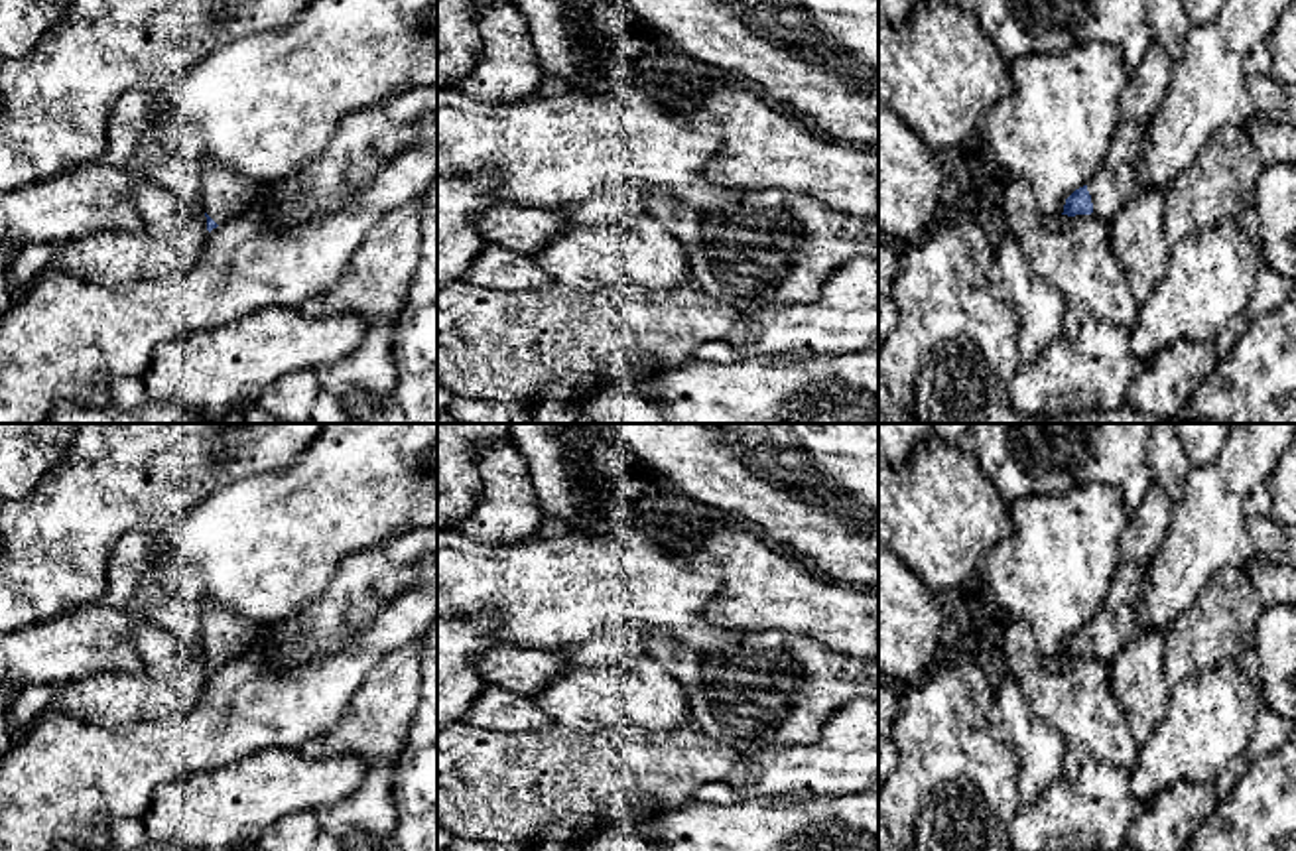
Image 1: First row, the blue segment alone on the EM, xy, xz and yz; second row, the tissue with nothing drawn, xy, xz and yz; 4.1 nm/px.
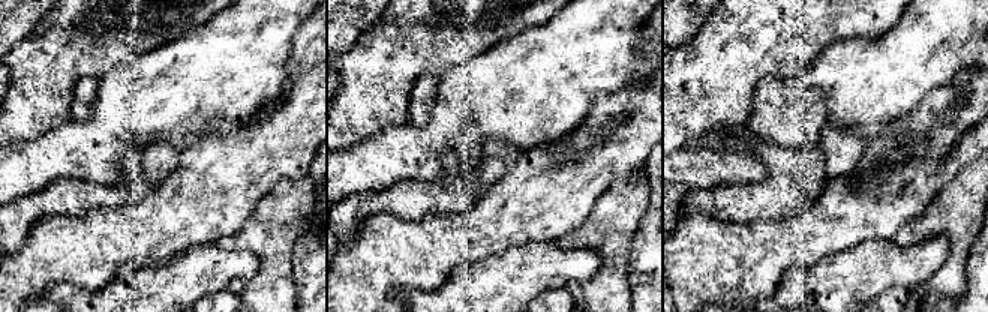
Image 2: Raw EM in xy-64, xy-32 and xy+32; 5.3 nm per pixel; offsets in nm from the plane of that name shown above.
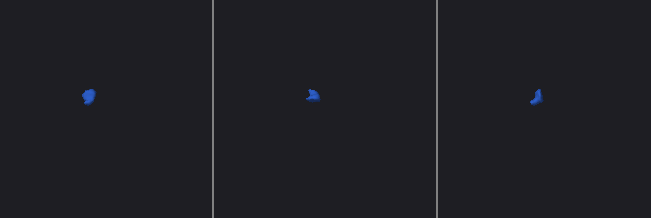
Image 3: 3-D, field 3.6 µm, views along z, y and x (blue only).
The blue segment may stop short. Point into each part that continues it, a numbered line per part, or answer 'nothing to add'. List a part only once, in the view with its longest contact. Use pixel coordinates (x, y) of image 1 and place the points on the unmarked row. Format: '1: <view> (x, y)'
1: yz (1115, 623)

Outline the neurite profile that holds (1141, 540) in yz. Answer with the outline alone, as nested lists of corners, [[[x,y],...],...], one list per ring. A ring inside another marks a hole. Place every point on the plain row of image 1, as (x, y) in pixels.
[[[1152,485],[1121,538],[1121,561],[1150,567],[1172,518],[1174,502],[1160,485]]]

